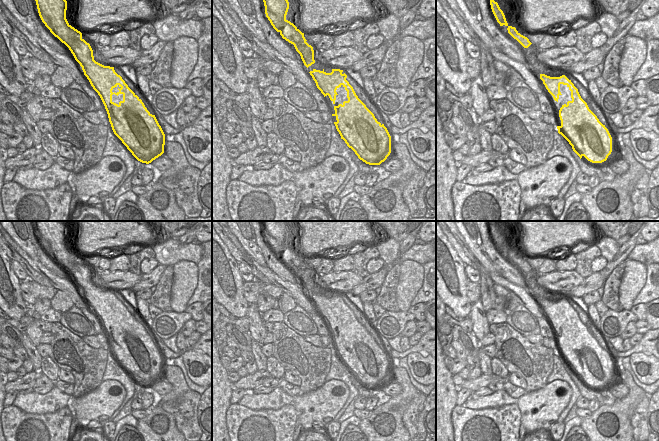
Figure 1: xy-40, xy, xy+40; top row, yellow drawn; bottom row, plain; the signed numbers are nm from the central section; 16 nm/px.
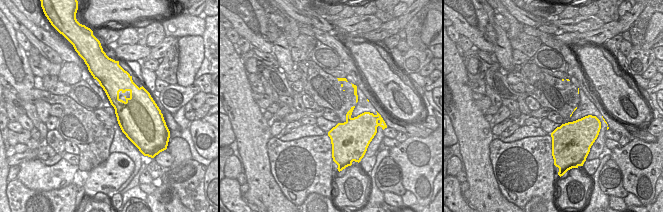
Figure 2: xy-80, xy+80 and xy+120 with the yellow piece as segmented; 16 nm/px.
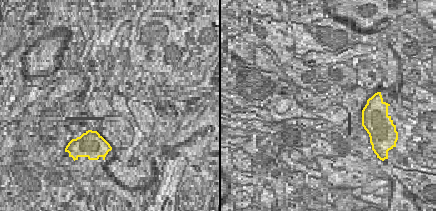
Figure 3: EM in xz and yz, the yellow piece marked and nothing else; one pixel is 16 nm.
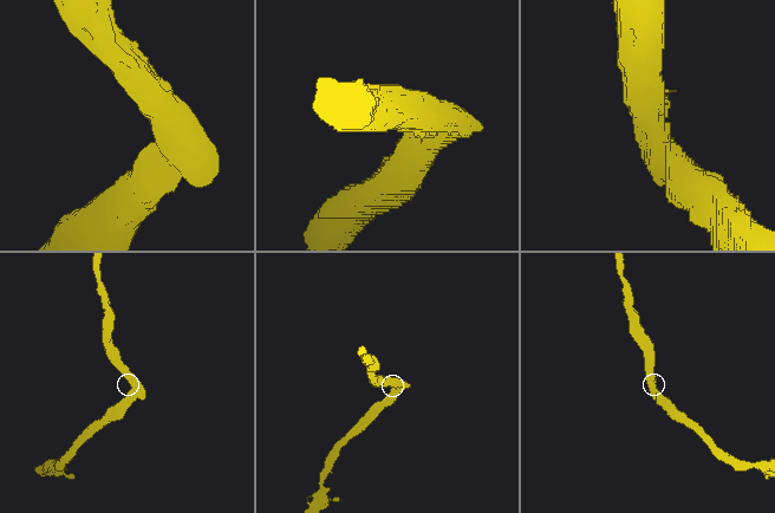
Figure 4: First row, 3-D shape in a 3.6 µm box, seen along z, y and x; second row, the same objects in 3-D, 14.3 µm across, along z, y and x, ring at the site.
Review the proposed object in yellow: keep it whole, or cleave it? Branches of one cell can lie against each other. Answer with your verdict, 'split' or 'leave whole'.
split

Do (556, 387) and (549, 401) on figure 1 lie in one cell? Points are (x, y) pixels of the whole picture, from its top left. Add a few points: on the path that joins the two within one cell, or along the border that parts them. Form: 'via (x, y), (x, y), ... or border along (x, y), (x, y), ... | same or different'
via (555, 390), (552, 398) | same

